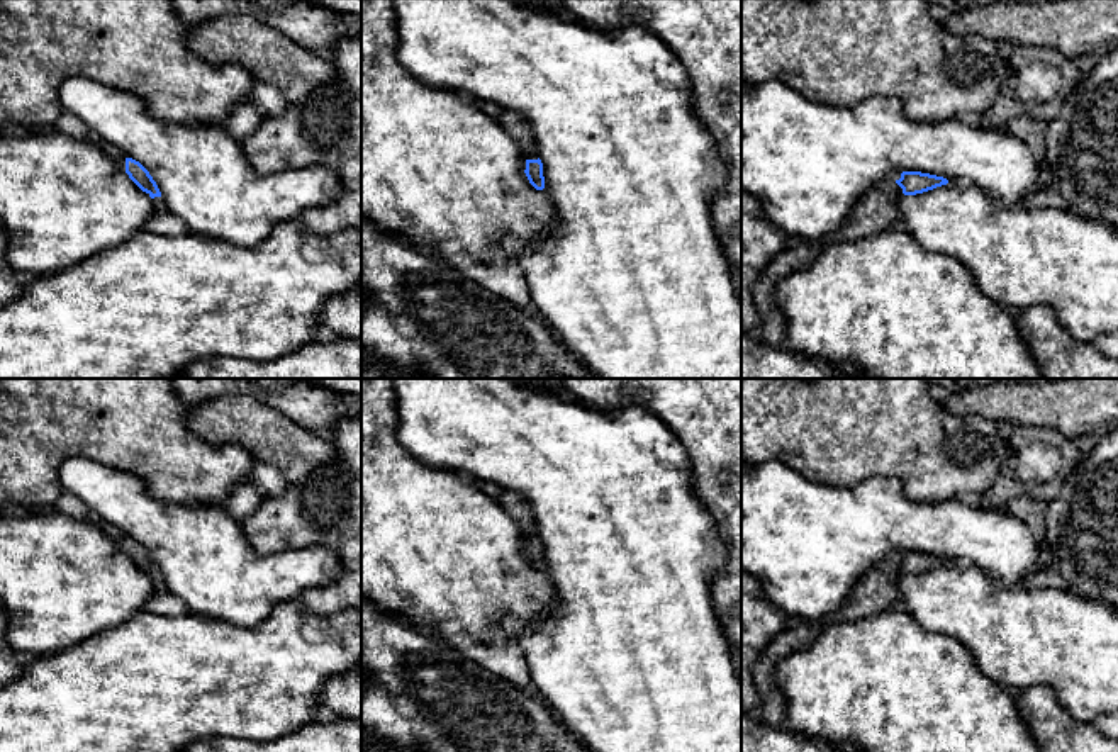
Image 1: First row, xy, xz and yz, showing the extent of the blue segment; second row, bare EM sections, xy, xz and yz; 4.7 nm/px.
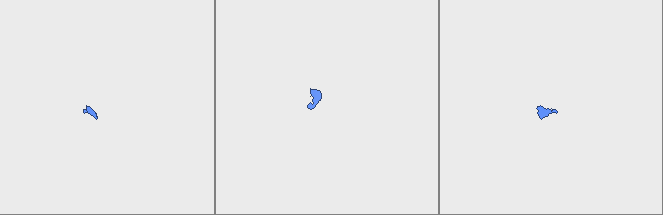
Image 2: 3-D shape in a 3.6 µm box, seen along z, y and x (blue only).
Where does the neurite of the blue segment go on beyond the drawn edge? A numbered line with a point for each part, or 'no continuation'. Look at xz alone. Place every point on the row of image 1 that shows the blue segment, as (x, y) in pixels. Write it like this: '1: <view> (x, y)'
1: xz (513, 123)

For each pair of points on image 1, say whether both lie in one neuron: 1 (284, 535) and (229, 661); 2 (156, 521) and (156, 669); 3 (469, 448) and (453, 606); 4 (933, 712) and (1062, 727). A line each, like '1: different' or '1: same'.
1: different
2: different
3: different
4: different

